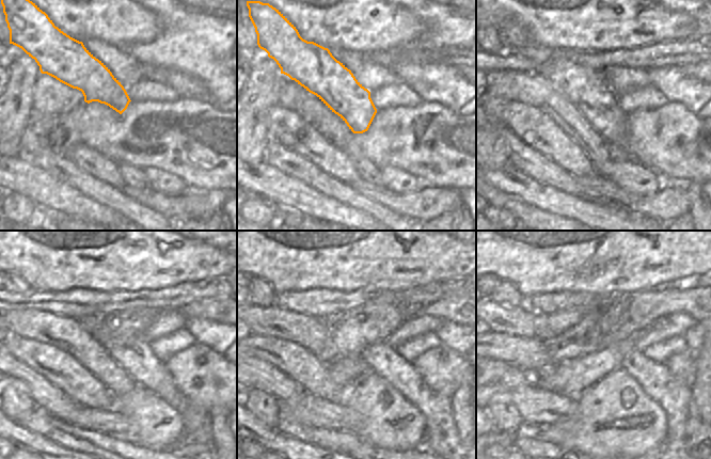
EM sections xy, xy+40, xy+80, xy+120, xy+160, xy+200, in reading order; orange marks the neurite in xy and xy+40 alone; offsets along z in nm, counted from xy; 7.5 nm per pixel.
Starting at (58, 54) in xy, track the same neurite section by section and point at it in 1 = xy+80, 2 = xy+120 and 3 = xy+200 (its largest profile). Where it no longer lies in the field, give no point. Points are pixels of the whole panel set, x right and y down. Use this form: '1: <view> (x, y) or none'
1: xy+80 (585, 89)
2: xy+120 (137, 359)
3: xy+200 (686, 431)

